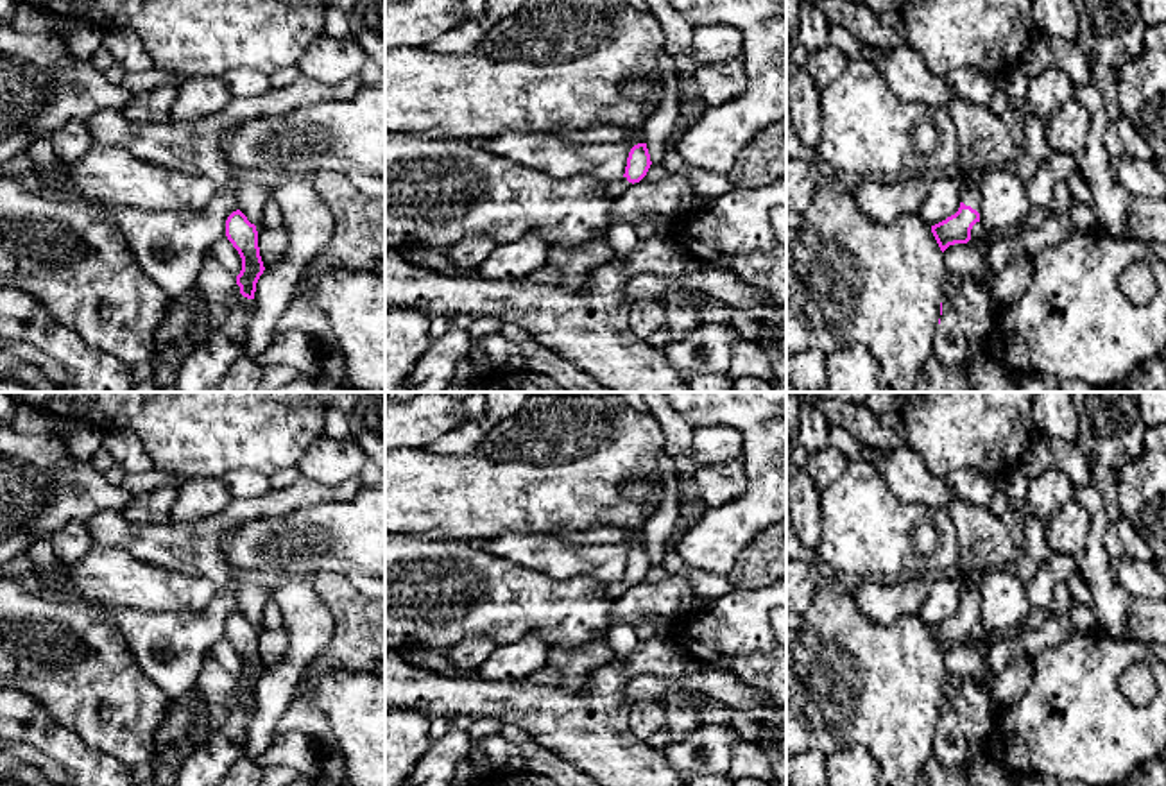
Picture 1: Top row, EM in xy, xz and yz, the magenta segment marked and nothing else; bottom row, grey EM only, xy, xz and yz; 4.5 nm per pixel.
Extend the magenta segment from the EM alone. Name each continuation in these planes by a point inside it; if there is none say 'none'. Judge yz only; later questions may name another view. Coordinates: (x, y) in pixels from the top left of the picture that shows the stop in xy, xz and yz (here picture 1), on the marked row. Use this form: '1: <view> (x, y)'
1: yz (985, 144)
2: yz (950, 346)

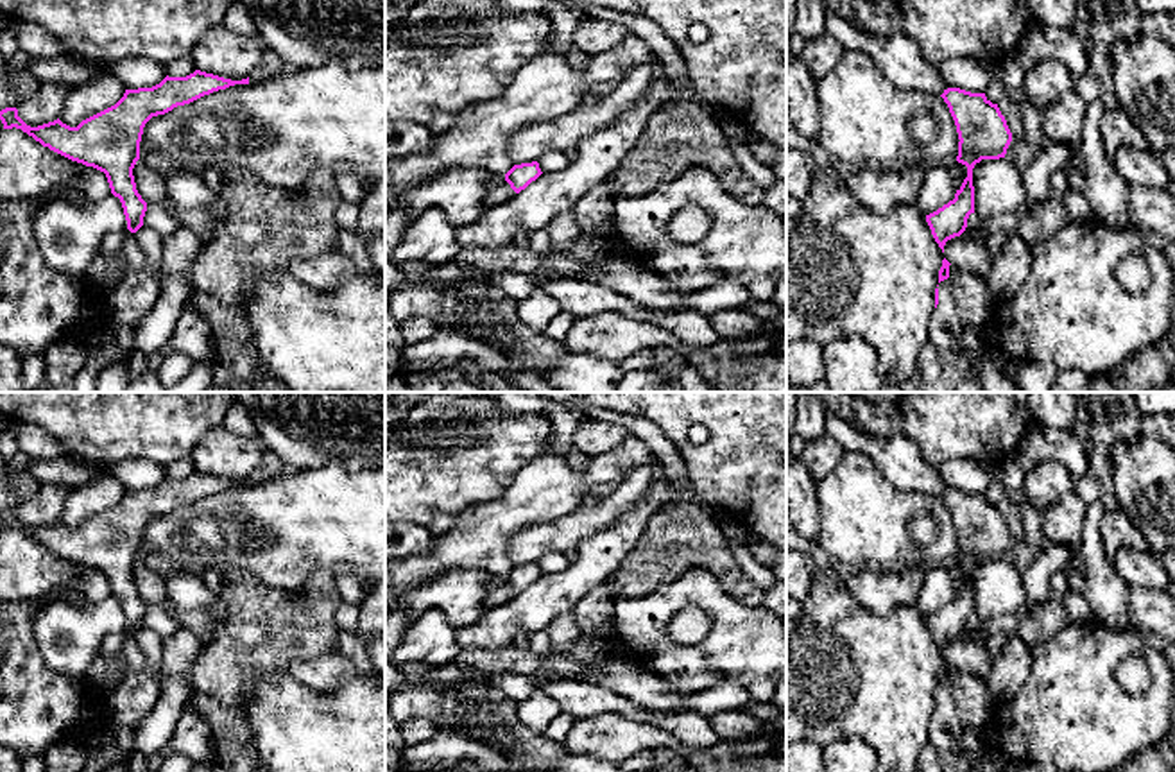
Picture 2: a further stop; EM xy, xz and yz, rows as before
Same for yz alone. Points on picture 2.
1: yz (946, 330)

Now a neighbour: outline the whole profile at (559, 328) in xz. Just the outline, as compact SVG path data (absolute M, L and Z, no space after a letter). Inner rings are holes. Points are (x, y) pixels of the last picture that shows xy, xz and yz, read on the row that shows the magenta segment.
M561 312L550 324L548 328L545 330L545 335L557 340L557 342L562 342L570 330L571 330L571 324L573 324L573 319L570 313L566 312Z

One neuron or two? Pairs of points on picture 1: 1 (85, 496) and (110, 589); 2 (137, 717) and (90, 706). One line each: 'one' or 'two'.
1: two
2: one

